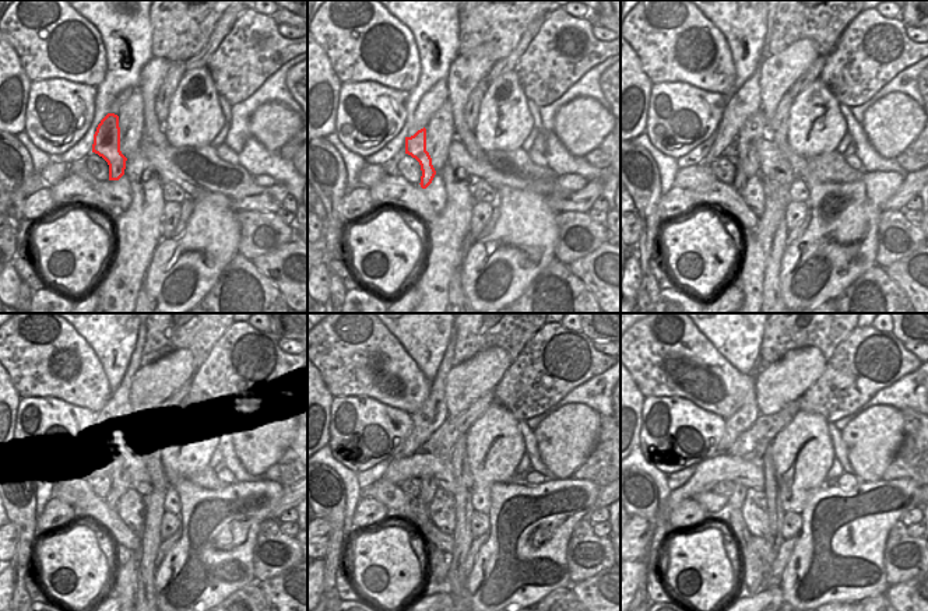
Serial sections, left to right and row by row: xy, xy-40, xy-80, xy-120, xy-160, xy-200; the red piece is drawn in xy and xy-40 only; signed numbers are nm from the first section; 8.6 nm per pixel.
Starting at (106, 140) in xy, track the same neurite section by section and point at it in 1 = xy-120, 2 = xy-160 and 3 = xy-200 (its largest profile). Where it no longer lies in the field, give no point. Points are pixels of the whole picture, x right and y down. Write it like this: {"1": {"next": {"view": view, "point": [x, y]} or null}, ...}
{"1": {"next": {"view": "xy-120", "point": [112, 499]}}, "2": {"next": {"view": "xy-160", "point": [417, 511]}}, "3": {"next": {"view": "xy-200", "point": [751, 565]}}}

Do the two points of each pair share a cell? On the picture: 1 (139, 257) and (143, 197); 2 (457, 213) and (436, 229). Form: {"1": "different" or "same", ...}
{"1": "same", "2": "same"}

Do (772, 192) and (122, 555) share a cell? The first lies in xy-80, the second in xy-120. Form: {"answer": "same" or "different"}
{"answer": "different"}

